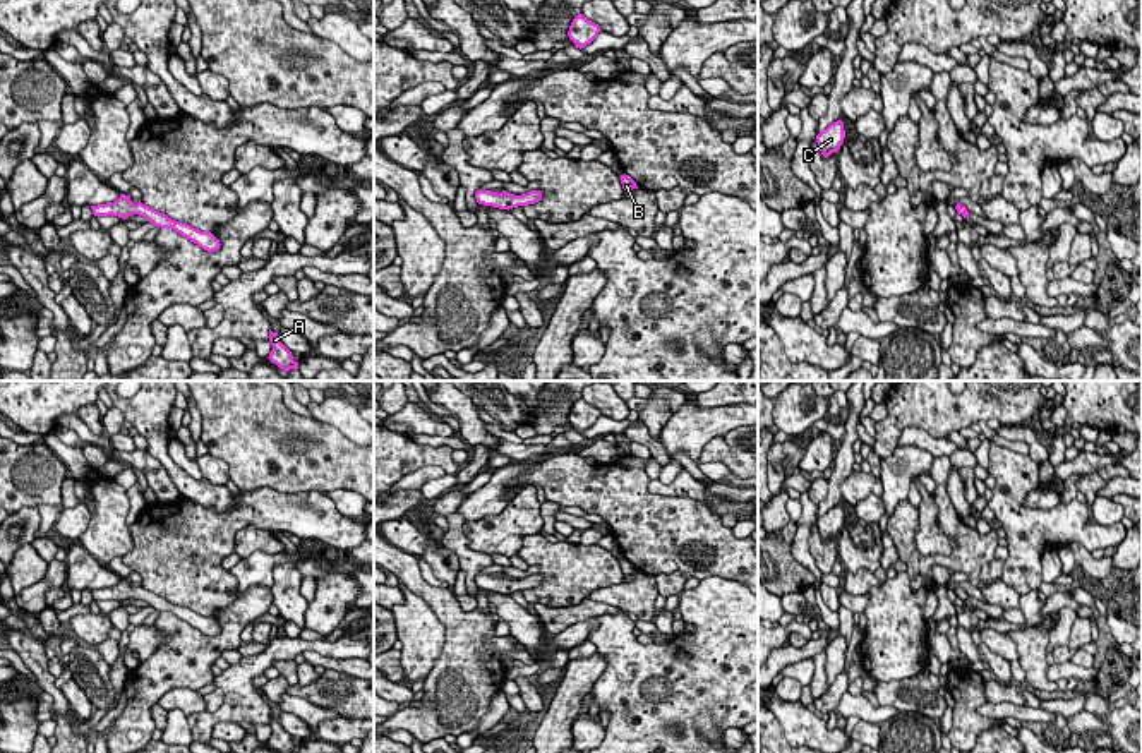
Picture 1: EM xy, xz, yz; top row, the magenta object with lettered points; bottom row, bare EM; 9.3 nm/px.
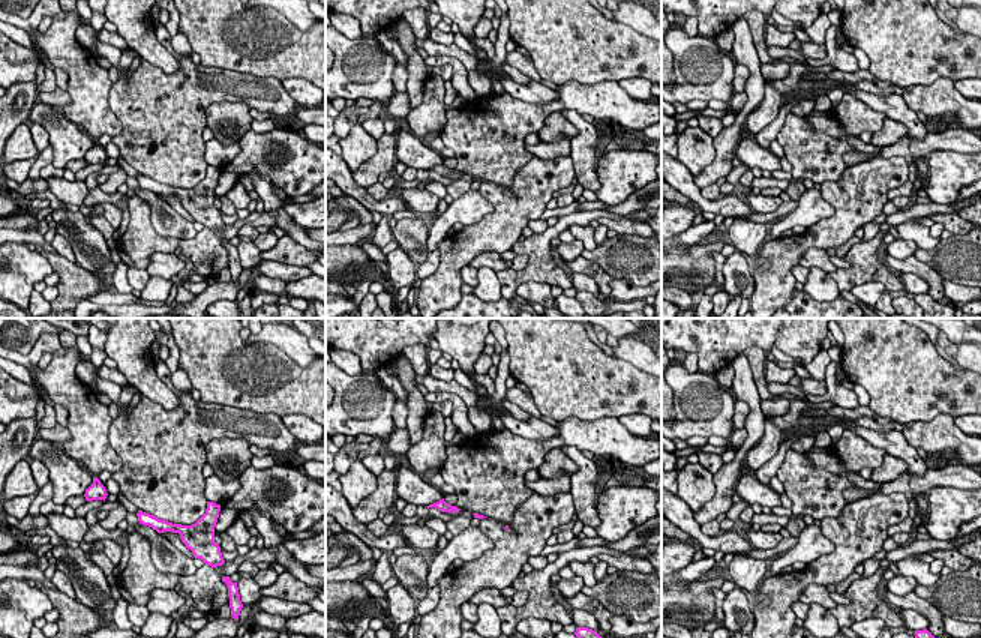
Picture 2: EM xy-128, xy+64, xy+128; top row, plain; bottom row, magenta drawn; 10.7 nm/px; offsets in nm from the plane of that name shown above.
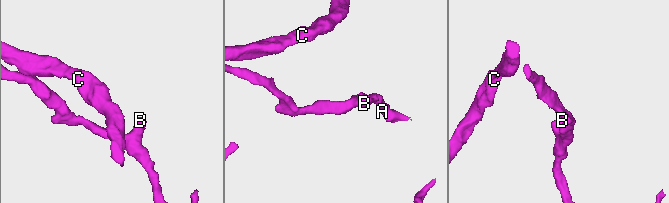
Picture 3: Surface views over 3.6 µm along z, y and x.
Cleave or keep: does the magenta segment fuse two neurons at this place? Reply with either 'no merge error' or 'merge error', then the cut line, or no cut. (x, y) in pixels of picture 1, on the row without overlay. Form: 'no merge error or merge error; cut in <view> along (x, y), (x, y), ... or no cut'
merge error; cut in xy along (134, 589), (138, 597)

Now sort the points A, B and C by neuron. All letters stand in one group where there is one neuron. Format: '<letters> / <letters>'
A B / C

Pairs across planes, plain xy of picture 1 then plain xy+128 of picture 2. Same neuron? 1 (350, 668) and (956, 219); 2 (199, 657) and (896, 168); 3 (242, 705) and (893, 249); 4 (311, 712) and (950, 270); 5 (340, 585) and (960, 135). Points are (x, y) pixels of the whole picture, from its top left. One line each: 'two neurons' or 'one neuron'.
1: one neuron
2: one neuron
3: two neurons
4: two neurons
5: two neurons

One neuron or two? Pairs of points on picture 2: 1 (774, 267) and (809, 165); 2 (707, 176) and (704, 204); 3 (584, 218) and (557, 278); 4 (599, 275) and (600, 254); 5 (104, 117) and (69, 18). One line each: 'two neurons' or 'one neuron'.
1: two neurons
2: two neurons
3: one neuron
4: two neurons
5: one neuron

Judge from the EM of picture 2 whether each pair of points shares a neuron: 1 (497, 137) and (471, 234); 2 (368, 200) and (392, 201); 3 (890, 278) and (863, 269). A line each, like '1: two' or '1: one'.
1: two
2: one
3: one

